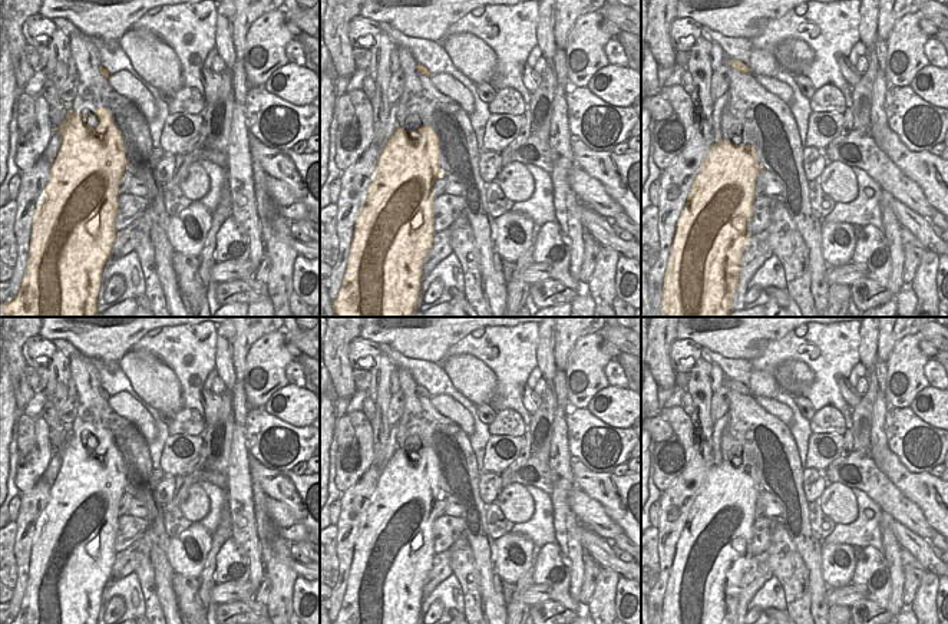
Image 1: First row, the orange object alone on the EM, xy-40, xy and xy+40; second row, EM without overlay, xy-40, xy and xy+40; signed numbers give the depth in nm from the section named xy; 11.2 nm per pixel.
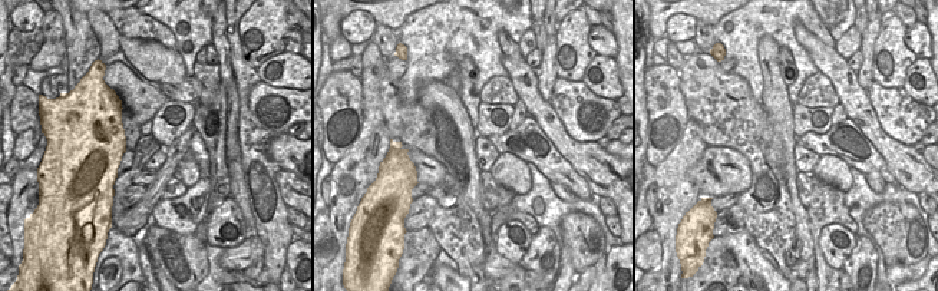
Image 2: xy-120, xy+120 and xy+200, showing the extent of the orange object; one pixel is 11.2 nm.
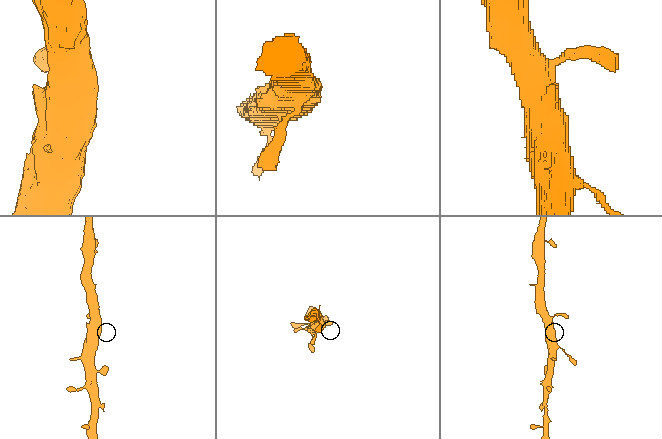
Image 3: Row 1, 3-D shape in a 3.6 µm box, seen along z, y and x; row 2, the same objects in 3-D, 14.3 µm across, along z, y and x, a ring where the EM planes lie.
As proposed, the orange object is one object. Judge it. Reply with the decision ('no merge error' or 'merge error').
no merge error

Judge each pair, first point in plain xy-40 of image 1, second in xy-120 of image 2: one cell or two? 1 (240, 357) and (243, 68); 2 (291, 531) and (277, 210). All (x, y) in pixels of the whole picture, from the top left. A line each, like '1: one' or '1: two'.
1: one
2: two

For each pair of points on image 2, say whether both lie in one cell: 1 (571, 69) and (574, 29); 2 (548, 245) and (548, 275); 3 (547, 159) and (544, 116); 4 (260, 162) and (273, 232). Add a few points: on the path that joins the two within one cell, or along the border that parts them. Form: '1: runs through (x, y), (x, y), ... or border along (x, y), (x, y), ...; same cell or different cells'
1: runs through (571, 59), (572, 39); same cell
2: runs through (544, 253), (538, 258), (542, 268); same cell
3: border along (528, 115), (567, 159); different cells
4: runs through (260, 179), (271, 215); same cell

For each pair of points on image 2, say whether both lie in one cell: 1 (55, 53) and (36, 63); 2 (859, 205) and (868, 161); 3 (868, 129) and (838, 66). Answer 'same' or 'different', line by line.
1: same
2: different
3: same

